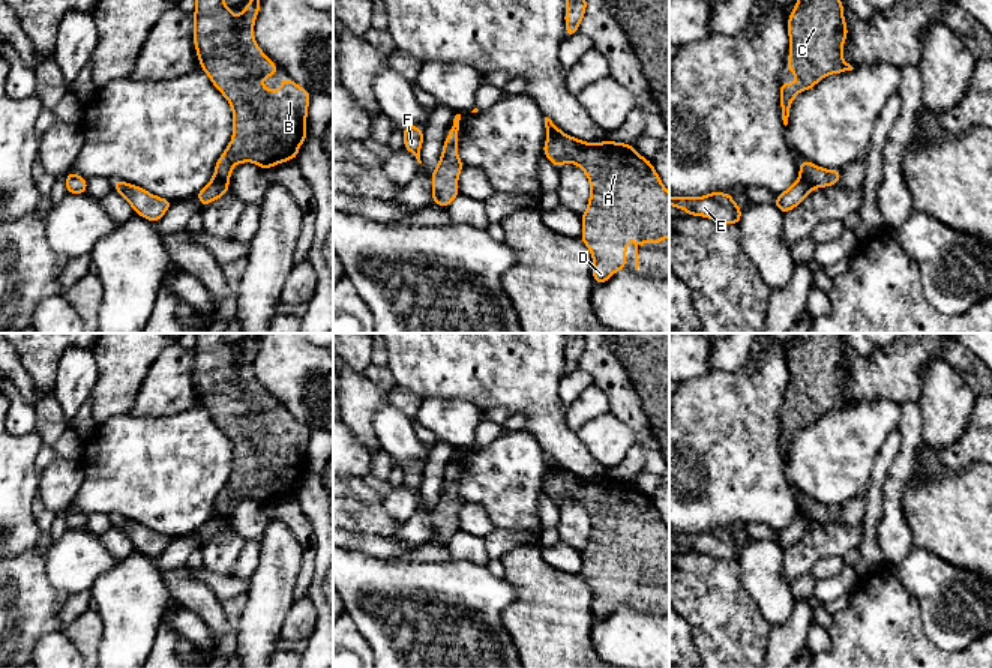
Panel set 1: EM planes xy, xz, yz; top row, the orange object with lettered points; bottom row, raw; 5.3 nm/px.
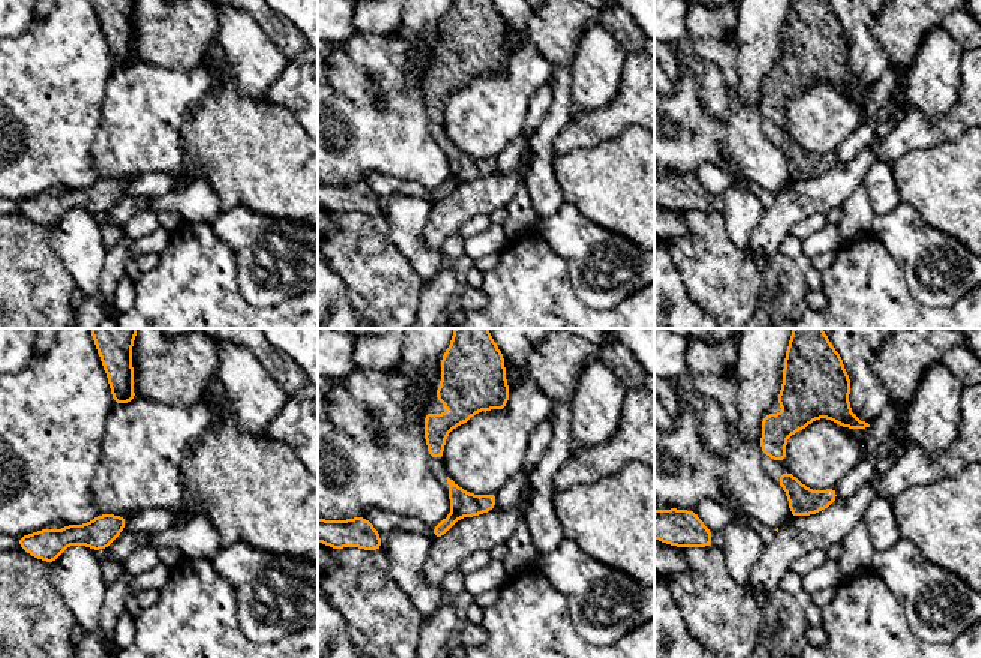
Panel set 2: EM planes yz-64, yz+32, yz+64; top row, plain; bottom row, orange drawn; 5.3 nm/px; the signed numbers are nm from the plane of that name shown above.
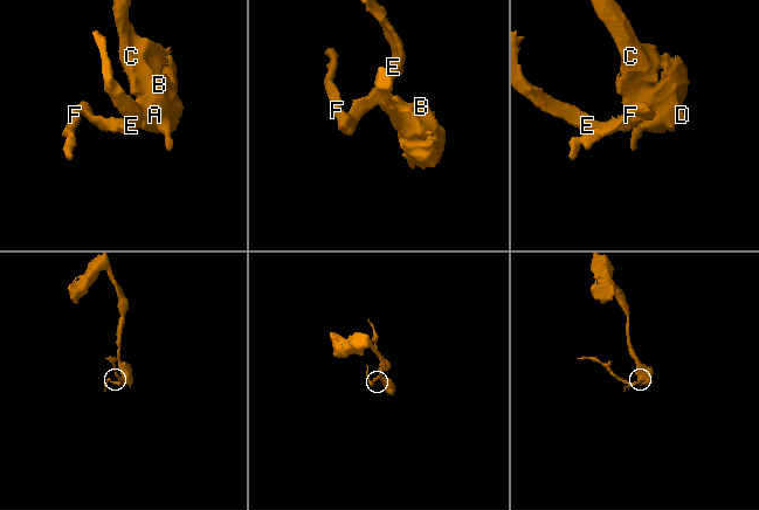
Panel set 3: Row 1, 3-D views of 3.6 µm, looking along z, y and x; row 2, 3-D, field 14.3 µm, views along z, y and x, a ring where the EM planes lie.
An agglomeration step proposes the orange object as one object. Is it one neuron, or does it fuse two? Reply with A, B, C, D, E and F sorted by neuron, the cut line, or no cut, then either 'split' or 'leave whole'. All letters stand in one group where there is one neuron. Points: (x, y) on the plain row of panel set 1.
groups A B C D / E F; cut xy (213, 514), (227, 520); split

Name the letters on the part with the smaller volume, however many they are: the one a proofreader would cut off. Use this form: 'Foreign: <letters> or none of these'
Foreign: E, F

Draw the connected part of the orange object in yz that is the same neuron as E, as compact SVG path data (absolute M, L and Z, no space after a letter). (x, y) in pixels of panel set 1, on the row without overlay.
M710 528L705 533L669 533L669 542L686 546L689 552L705 552L735 561L738 561L743 546L726 528Z

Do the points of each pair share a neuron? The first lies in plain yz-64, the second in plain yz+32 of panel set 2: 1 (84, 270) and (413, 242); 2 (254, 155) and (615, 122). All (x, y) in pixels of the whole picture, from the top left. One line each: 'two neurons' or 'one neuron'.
1: one neuron
2: two neurons

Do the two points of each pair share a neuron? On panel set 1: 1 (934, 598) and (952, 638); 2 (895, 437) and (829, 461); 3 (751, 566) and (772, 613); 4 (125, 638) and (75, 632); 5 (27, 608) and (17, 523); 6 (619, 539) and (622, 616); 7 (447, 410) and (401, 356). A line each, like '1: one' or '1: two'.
1: one
2: two
3: one
4: two
5: two
6: two
7: two

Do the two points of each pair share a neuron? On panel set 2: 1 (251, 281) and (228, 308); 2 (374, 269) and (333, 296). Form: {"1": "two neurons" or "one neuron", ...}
{"1": "two neurons", "2": "two neurons"}

